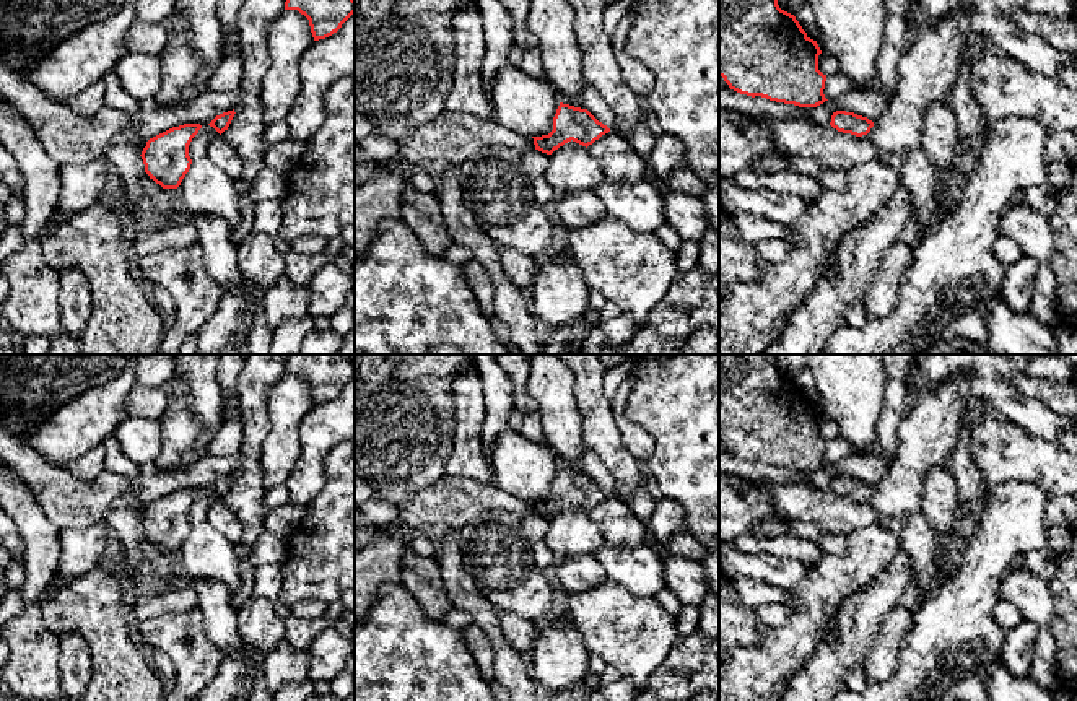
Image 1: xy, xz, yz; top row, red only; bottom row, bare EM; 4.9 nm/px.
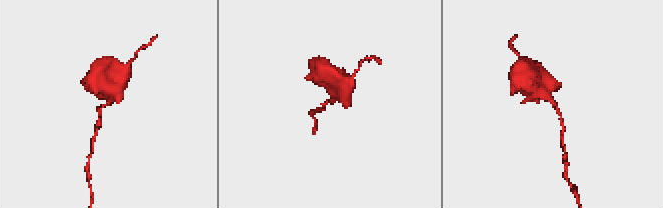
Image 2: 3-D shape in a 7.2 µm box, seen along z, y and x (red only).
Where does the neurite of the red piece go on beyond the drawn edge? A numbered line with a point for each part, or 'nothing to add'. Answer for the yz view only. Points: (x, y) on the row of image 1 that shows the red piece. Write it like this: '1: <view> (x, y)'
nothing to add

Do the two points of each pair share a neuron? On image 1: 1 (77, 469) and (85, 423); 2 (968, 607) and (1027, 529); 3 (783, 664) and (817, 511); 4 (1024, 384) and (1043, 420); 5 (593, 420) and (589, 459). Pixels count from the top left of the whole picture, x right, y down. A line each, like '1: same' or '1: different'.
1: different
2: same
3: different
4: different
5: different

